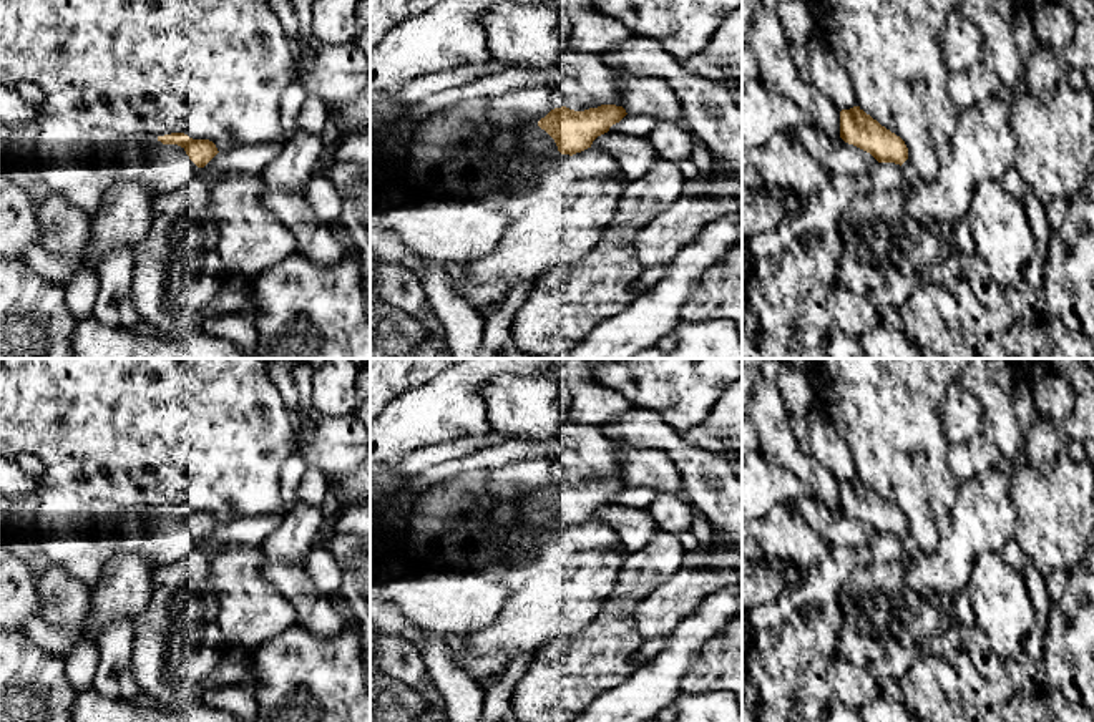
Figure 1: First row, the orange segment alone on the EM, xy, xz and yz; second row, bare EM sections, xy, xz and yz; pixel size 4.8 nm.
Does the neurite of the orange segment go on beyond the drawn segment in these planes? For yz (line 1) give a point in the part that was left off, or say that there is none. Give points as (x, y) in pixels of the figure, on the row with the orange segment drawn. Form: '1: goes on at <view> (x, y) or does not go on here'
1: does not go on here

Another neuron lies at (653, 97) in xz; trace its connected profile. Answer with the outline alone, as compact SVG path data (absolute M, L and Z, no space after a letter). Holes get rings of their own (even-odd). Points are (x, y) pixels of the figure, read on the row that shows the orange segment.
M618 71L624 85L623 108L628 115L647 115L656 121L684 123L684 111L674 91L664 80L639 78Z

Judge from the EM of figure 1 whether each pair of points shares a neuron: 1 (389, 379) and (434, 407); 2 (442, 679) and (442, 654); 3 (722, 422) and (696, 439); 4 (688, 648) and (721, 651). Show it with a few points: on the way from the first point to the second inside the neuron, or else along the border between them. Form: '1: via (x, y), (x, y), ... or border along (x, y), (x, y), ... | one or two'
1: border along (437, 375), (402, 390), (387, 405) | two
2: via (442, 673), (442, 661) | one
3: via (716, 429), (709, 435), (703, 435) | one
4: border along (724, 626), (701, 648), (681, 684) | two

